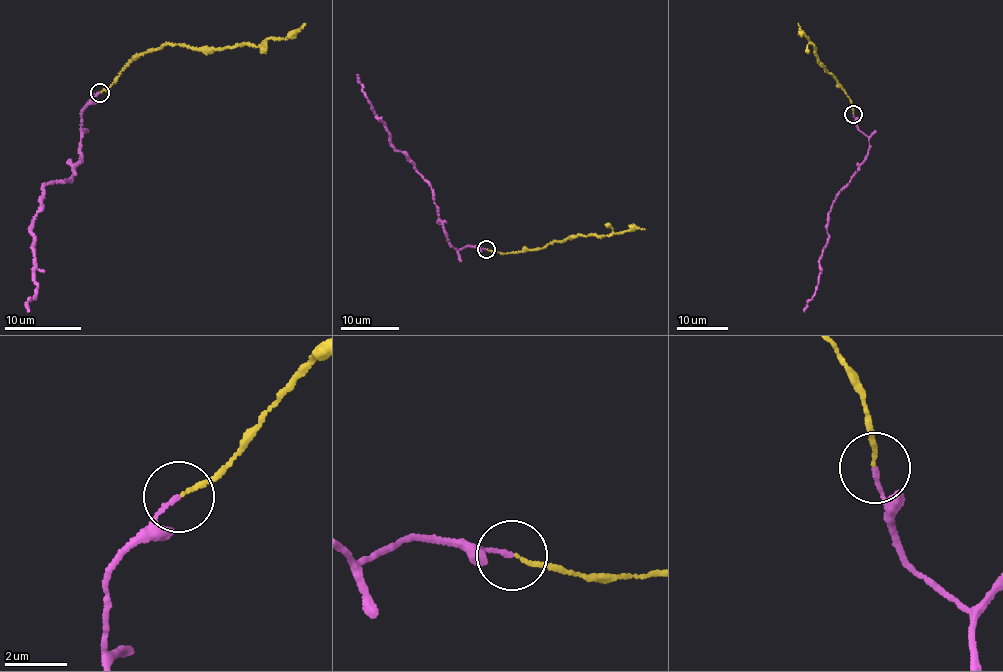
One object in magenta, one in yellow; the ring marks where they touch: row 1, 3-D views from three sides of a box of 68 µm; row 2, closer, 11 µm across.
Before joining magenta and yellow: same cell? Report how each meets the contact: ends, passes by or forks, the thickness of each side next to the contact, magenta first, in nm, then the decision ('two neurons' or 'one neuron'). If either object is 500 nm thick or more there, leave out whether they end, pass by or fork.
magenta ends; yellow ends; calibres 150 and 130 nm; two neurons

